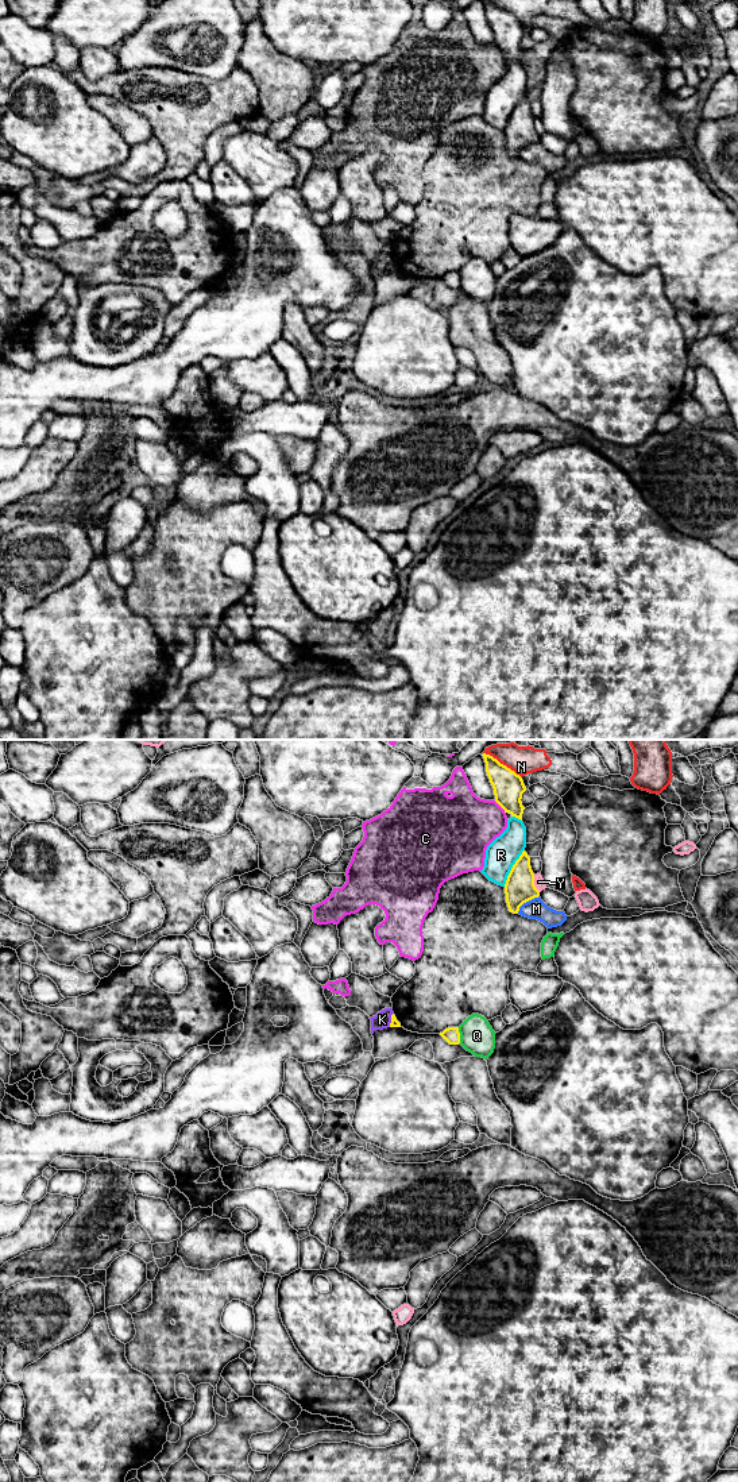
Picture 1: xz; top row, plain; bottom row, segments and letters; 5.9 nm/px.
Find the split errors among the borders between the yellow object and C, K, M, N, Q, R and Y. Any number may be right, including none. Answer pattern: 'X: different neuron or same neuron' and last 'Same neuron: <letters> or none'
C: different neuron
K: different neuron
M: different neuron
N: different neuron
Q: different neuron
R: different neuron
Y: different neuron
Same neuron: none

